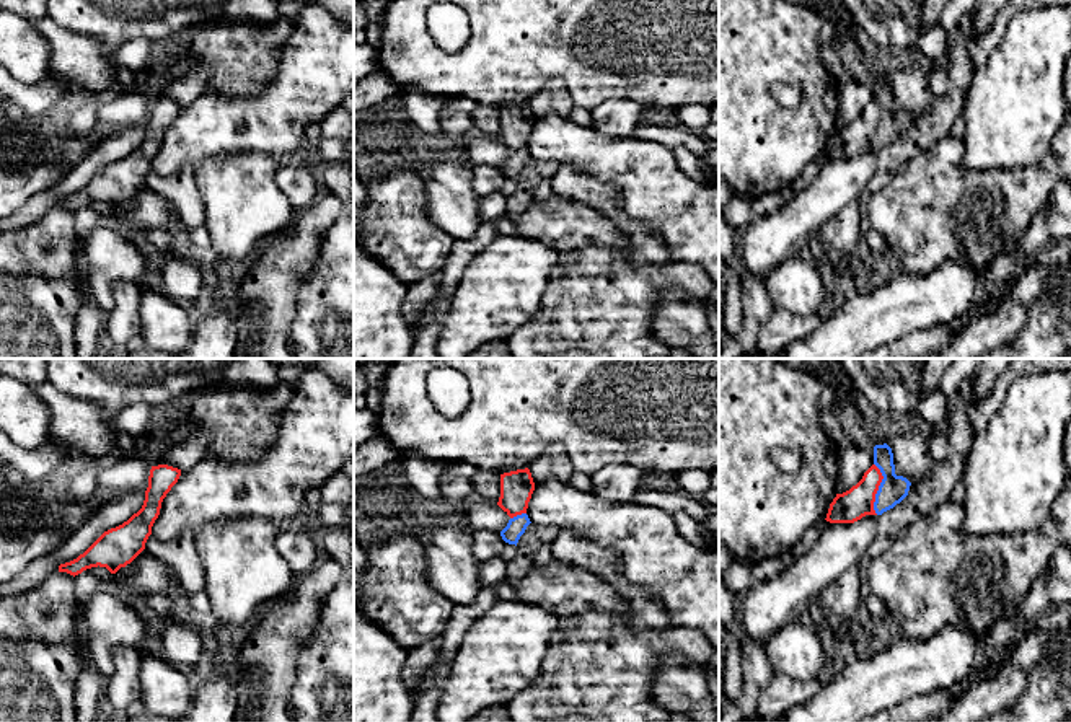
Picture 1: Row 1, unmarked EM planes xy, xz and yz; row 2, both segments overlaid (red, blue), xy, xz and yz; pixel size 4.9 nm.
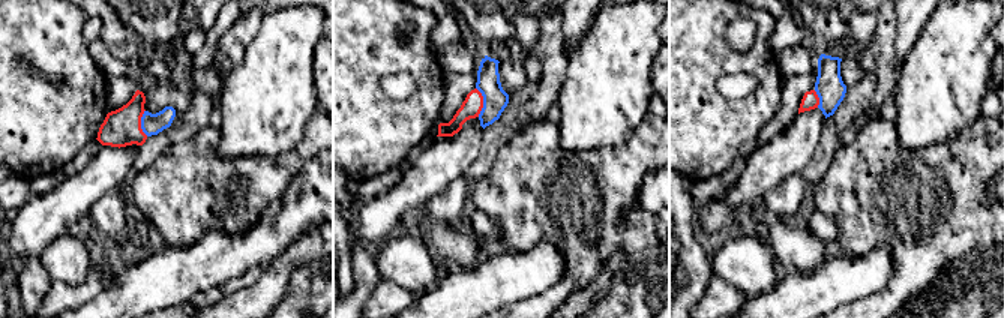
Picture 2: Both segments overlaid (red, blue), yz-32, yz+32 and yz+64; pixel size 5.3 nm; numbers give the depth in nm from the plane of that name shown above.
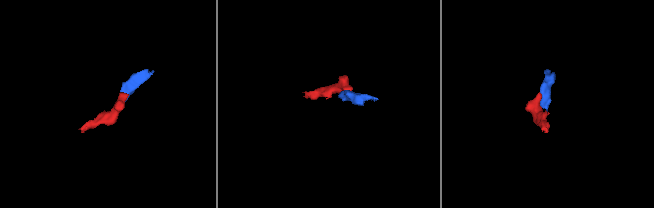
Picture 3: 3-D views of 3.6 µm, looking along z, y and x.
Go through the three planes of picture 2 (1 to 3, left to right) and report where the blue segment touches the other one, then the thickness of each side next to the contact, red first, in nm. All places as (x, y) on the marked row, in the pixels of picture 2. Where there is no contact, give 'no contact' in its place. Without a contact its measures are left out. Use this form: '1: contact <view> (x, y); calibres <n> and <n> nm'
1: contact yz-32 (140, 123); calibres 200 and 110 nm
2: contact yz+32 (482, 102); calibres 110 and 140 nm
3: contact yz+64 (818, 99); calibres 90 and 160 nm

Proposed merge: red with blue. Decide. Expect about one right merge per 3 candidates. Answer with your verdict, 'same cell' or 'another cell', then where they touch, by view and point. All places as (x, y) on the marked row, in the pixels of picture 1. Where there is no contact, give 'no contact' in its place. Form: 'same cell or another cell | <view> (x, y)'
same cell | yz (877, 489)

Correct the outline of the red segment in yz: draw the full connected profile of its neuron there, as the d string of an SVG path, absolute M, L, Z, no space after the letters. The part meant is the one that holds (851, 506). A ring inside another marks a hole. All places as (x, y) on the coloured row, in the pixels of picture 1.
M887 443L875 445L874 464L856 486L836 494L825 520L854 523L866 515L882 515L908 495L910 486L906 478L895 474L892 448Z

